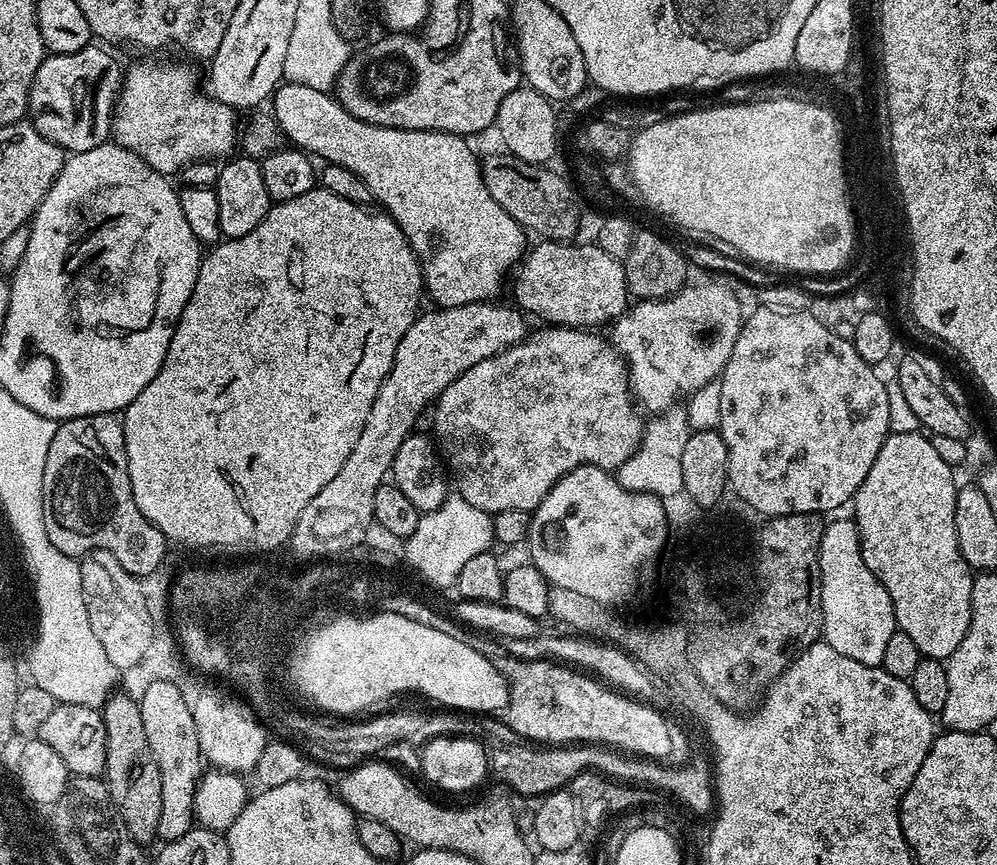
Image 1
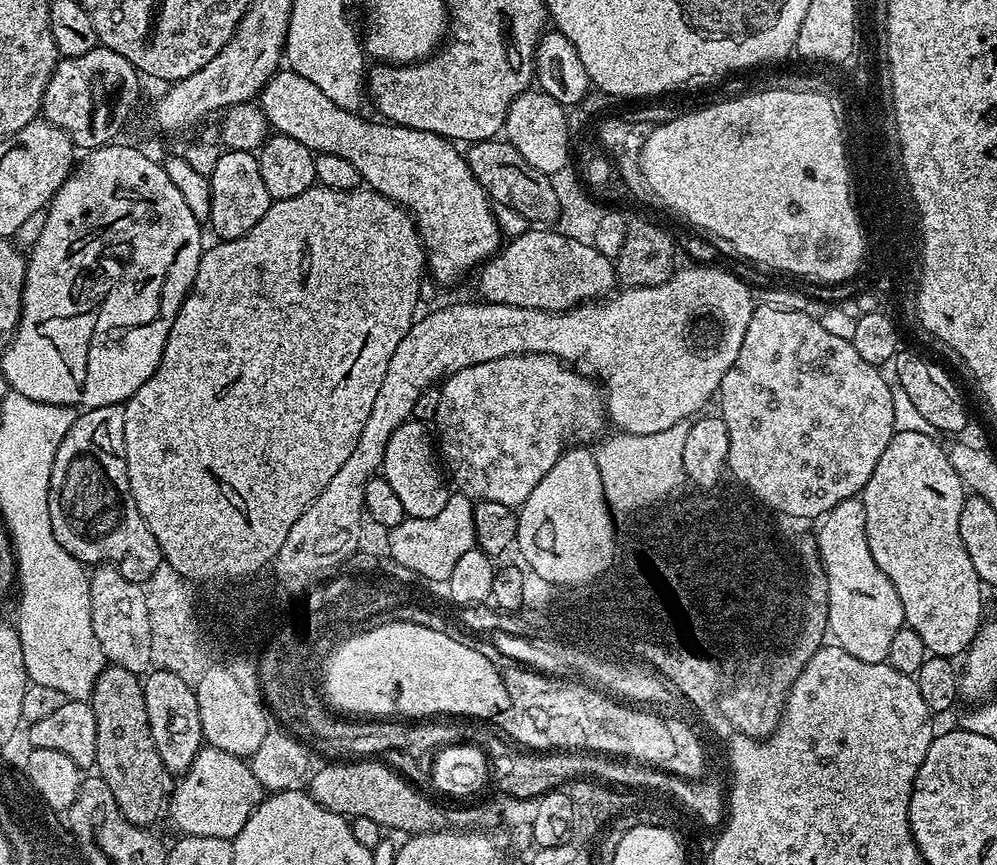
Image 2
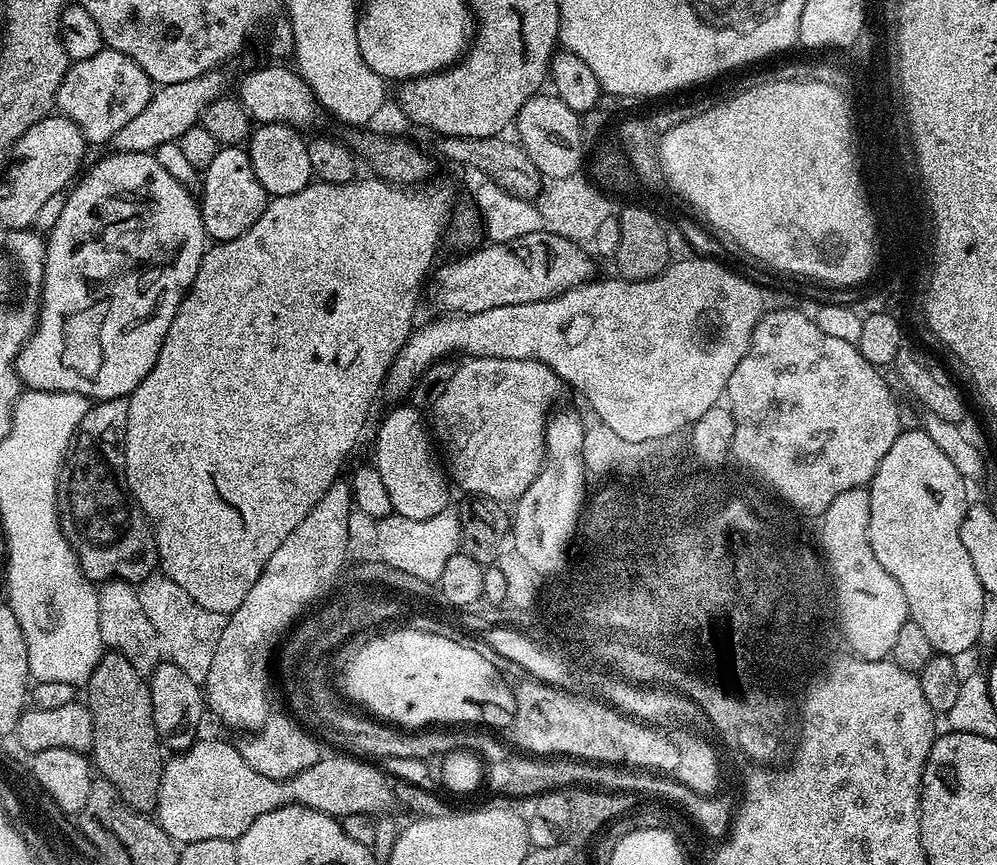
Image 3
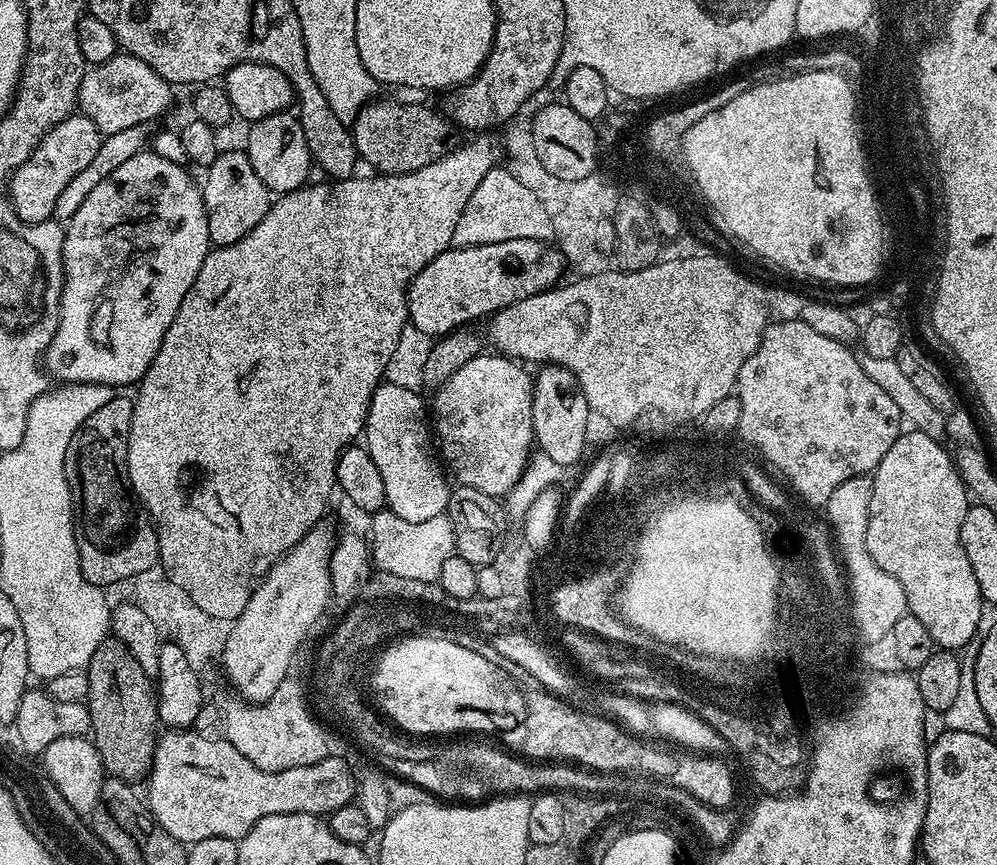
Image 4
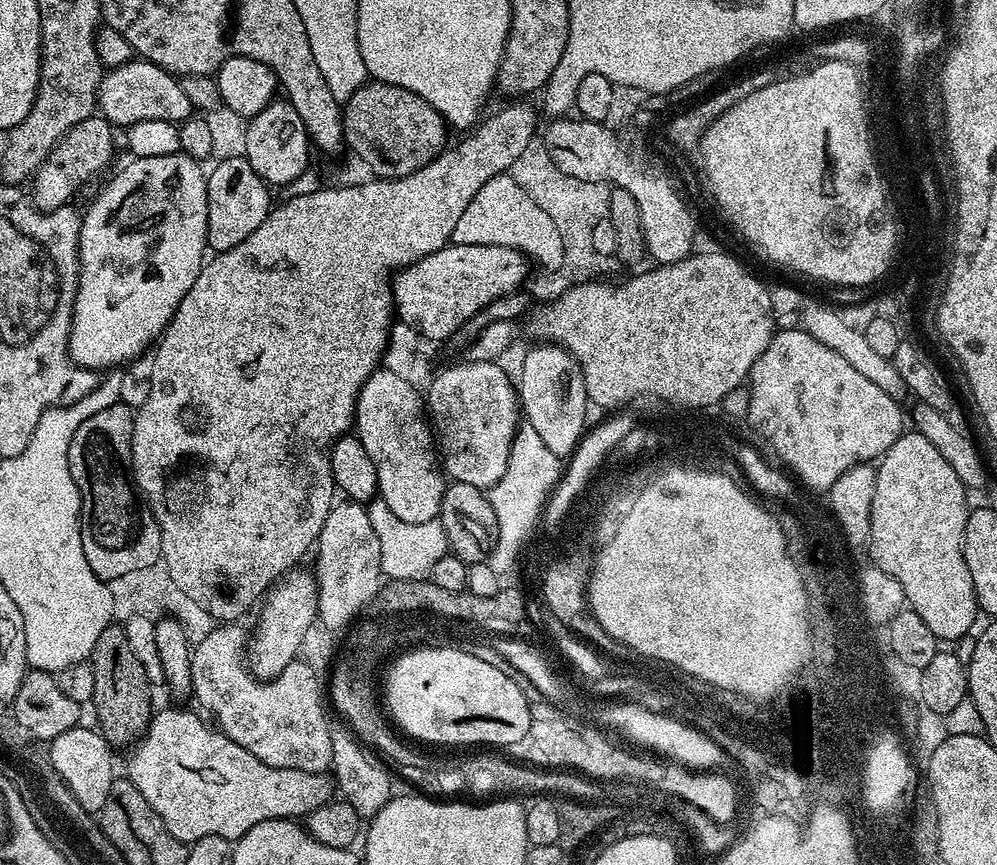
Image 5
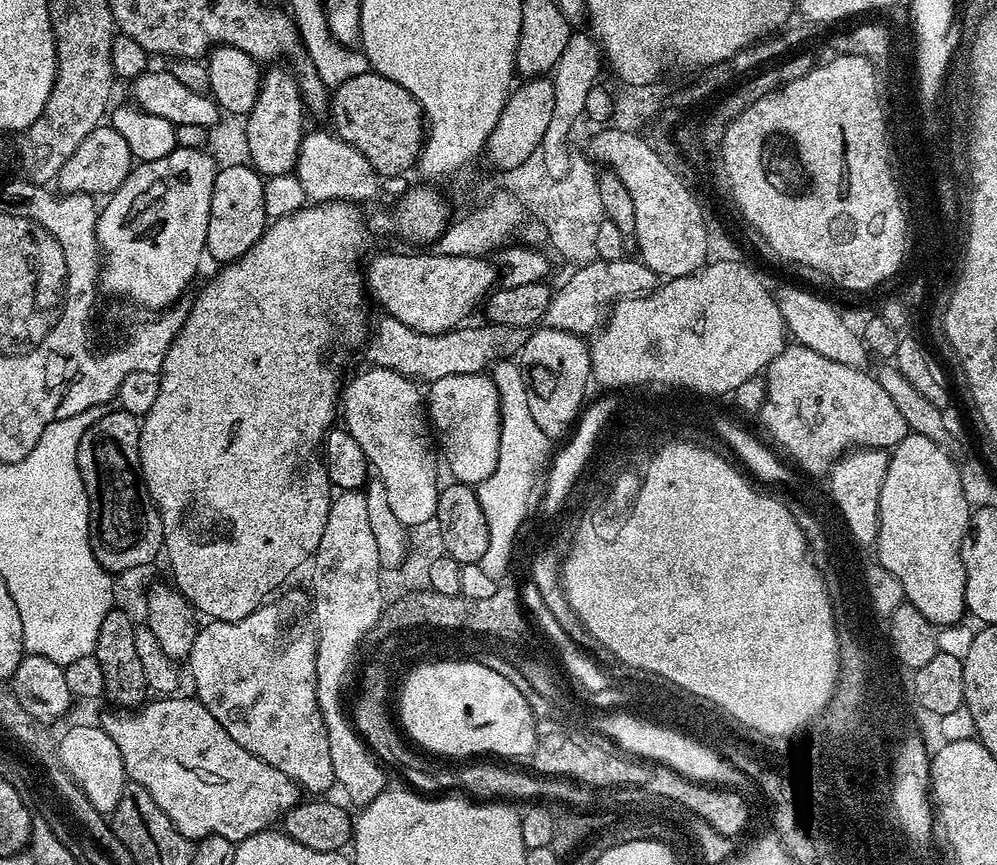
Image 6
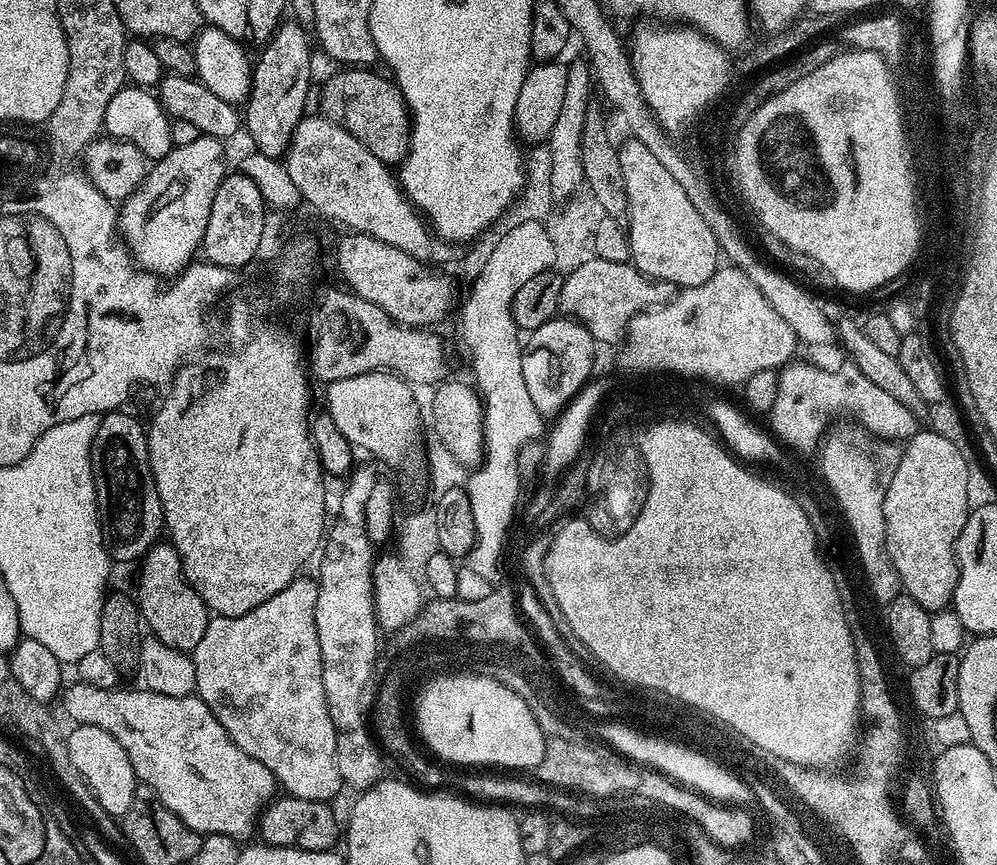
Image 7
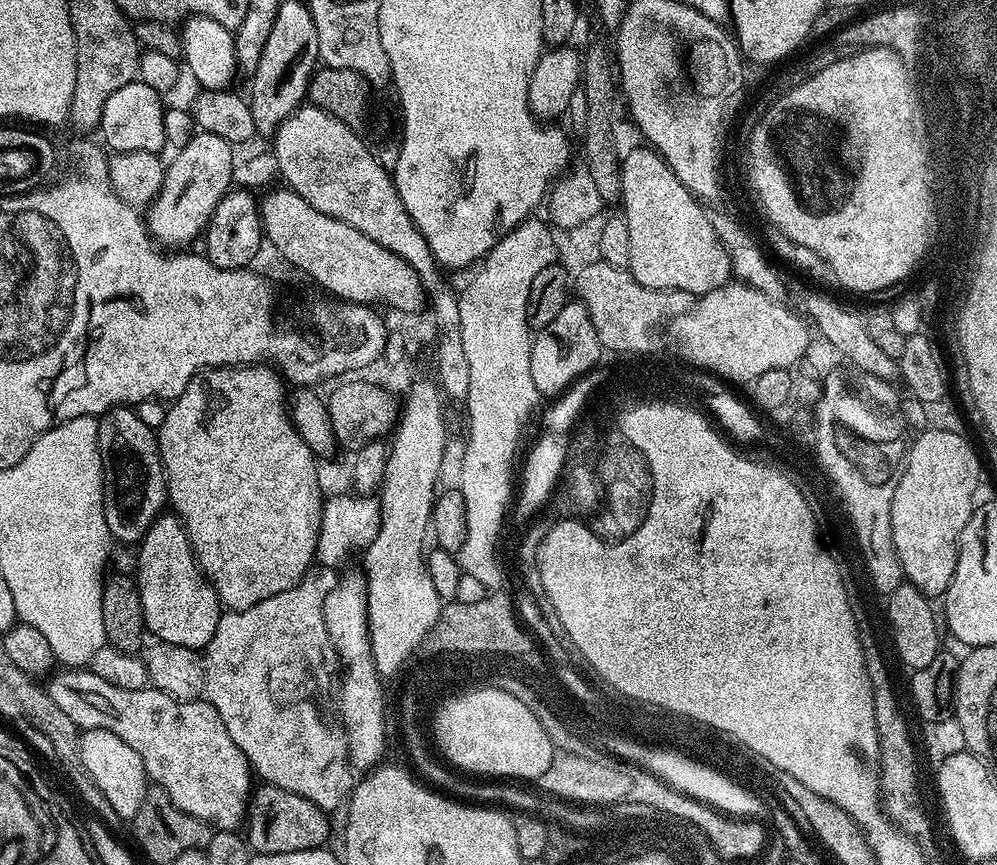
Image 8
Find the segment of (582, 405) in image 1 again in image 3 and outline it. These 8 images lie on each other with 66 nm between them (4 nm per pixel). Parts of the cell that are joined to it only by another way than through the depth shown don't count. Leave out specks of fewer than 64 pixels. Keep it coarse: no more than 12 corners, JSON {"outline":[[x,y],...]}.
{"outline":[[474,356],[431,409],[455,487],[515,502],[562,381]]}

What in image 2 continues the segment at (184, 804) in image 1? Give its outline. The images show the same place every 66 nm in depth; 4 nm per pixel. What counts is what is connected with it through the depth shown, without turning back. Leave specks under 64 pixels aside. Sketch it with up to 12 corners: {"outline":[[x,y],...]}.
{"outline":[[164,668],[142,683],[165,773],[205,743],[193,685]]}

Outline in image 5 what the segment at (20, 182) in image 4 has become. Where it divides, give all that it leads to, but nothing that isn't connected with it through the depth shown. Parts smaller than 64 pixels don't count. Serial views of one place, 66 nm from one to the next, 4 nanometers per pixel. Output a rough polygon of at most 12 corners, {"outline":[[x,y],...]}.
{"outline":[[113,125],[74,126],[31,181],[41,212],[65,207],[112,160]]}

